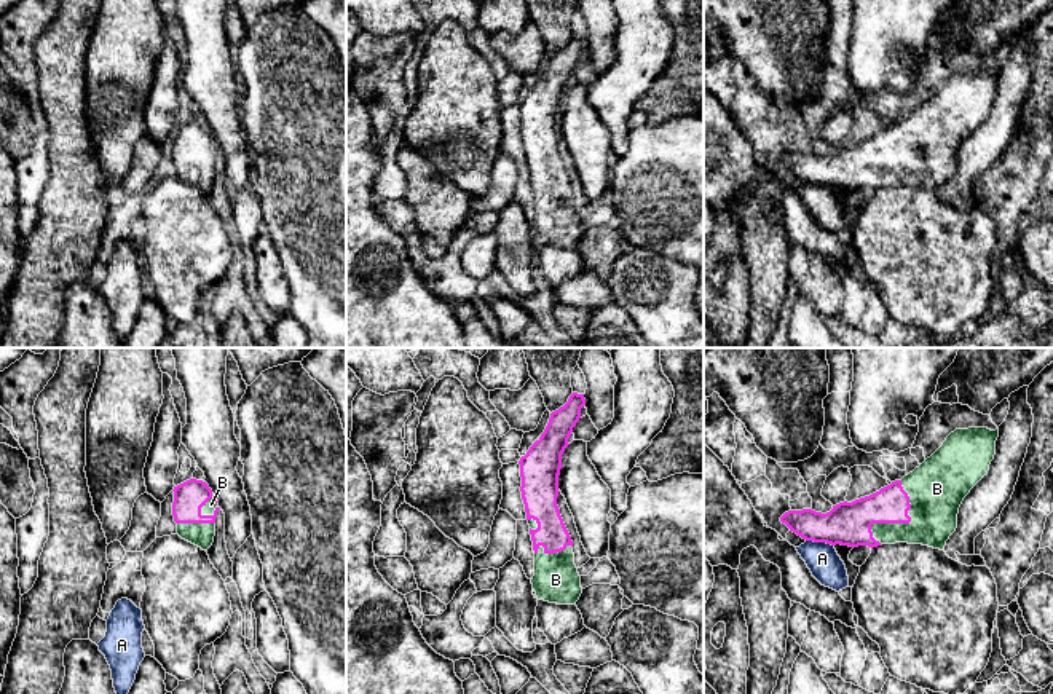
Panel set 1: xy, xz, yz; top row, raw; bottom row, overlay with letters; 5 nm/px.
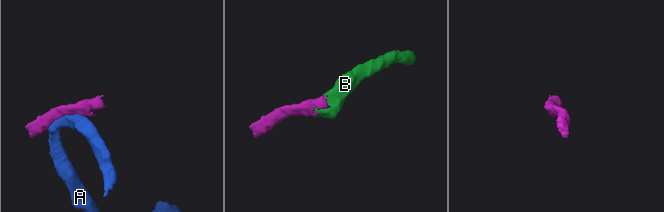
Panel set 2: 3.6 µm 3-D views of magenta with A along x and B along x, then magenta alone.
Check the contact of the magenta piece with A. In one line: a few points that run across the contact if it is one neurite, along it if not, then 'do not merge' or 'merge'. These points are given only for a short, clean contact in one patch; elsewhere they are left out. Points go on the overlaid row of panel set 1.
do not merge

